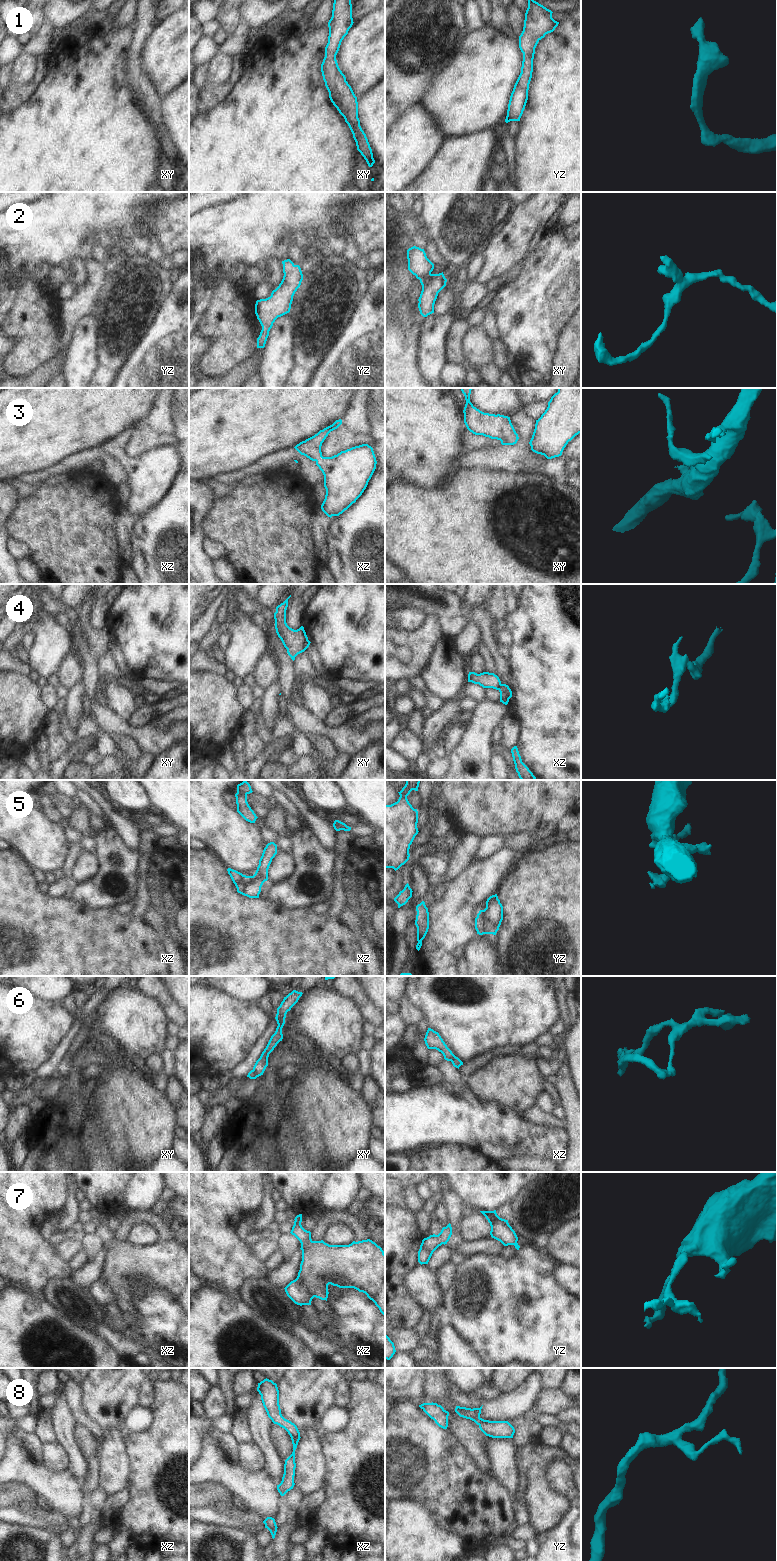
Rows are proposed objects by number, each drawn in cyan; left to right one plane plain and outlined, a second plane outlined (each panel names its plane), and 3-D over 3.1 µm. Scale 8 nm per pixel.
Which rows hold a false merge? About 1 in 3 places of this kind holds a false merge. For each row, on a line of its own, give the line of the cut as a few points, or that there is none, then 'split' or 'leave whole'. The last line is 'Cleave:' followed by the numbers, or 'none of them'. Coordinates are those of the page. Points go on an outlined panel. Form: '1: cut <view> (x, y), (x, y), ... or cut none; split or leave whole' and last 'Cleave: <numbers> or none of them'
1: cut none; leave whole
2: cut none; leave whole
3: cut none; leave whole
4: cut xz (501, 684), (497, 689); split
5: cut none; leave whole
6: cut xy (253, 1069), (258, 1076); split
7: cut none; leave whole
8: cut none; leave whole
Cleave: 4, 6

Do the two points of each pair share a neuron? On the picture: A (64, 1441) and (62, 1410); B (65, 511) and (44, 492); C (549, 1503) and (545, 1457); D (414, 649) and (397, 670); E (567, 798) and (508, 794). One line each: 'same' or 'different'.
A: same
B: same
C: same
D: same
E: same

